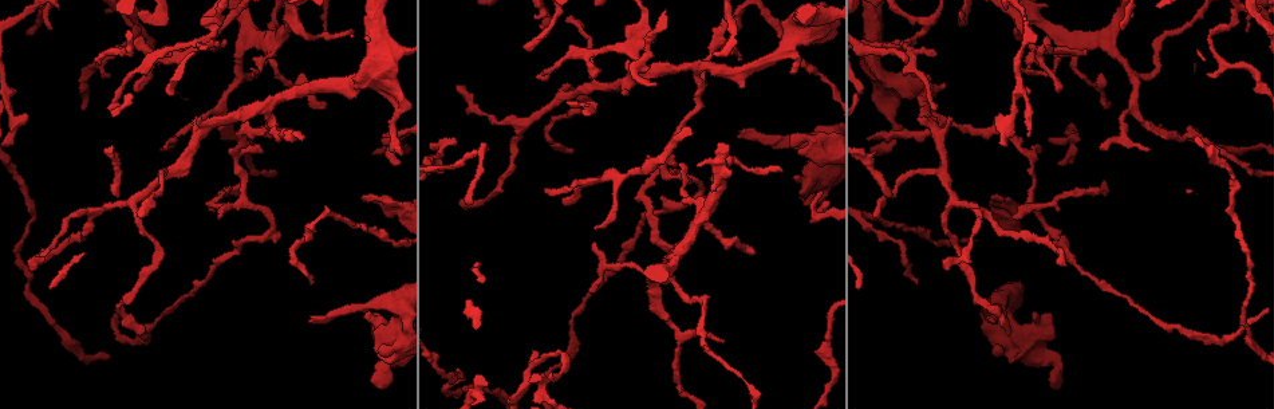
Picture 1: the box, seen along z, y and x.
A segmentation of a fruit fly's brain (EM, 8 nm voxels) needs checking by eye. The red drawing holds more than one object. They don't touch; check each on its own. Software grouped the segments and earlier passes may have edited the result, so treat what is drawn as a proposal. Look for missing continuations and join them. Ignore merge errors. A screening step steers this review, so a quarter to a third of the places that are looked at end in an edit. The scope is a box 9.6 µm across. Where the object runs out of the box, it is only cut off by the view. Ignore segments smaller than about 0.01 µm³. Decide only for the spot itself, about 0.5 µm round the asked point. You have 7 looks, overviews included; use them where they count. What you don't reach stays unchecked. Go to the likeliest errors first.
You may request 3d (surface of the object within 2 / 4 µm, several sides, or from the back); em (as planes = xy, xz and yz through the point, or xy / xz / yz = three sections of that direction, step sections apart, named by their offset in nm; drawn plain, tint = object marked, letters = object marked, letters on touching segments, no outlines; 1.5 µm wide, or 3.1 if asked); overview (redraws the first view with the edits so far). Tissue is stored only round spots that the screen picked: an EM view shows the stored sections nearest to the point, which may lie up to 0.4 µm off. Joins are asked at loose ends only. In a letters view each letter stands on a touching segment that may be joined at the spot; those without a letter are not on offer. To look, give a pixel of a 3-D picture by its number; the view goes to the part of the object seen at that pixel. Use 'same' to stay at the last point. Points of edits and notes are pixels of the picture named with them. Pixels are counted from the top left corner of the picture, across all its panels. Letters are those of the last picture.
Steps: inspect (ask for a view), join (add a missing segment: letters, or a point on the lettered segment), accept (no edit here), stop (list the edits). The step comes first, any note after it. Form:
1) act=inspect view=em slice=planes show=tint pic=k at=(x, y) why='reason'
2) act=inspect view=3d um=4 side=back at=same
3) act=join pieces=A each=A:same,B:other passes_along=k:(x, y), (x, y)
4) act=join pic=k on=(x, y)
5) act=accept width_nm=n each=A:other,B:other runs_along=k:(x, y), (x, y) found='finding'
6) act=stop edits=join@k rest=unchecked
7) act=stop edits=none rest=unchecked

act=inspect view=em slice=yz step=4 show=letters pic=1 at=(1002, 201) why='branch stops here'

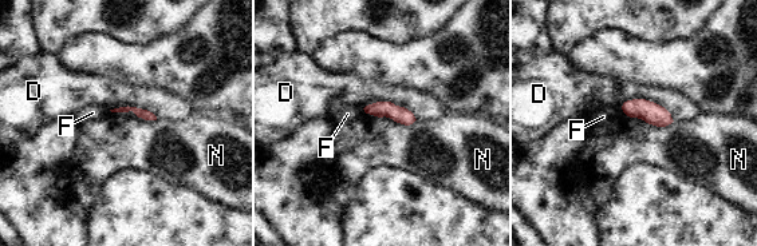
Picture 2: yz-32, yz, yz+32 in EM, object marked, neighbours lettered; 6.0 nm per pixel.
act=accept each=D:other,F:other,N:other runs_along=2:(369, 108), (387, 108), (410, 119) found='no lettered segment goes on from it'

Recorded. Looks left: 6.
act=inspect view=em slice=planes show=letters pic=1 at=(310, 321) why='free end'

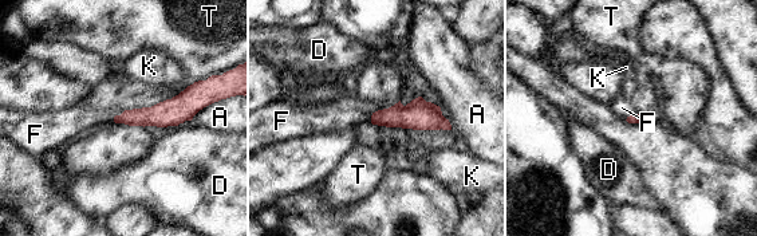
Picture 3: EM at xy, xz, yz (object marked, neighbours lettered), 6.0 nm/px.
act=join pieces=F each=A:other,D:other,F:same,K:other,T:other passes_along=3:(158, 115), (117, 115), (81, 118) found='it goes on there'

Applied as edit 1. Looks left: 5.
act=inspect view=em slice=xz step=8 show=letters pic=1 at=(1011, 216)

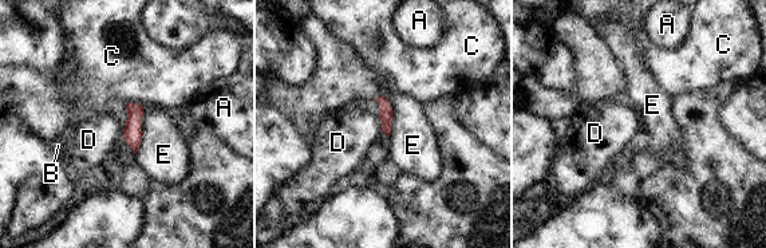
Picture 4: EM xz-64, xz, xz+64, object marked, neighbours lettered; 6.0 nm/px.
act=accept longest_contact=E:260nm each=A:other,B:other,C:other,D:other,E:other border=4:(126, 103), (139, 103), (143, 106) found='no lettered segment goes on from it'

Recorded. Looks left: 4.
act=stop edits=join@3 rest=unchecked

